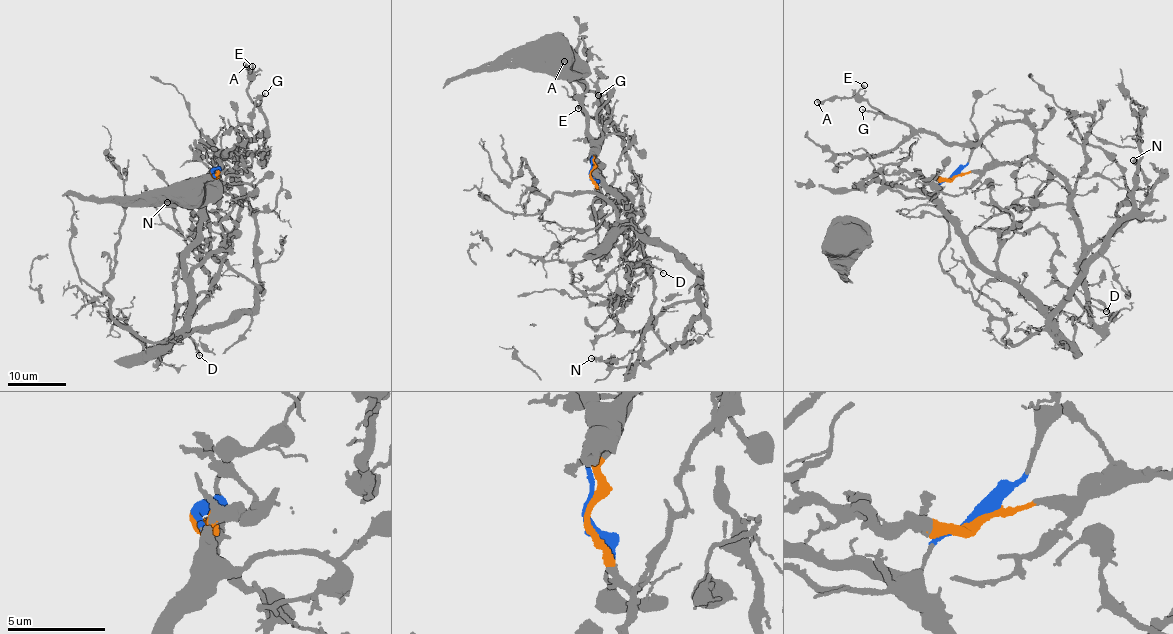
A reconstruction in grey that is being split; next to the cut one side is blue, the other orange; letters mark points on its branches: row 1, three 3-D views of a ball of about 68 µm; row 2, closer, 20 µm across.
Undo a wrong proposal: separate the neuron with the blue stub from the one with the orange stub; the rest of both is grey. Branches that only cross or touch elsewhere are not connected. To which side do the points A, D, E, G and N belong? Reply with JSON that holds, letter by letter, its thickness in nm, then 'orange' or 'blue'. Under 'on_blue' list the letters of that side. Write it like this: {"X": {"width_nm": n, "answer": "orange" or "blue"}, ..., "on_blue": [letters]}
{"A": {"width_nm": 320, "answer": "orange"}, "D": {"width_nm": 130, "answer": "orange"}, "E": {"width_nm": 220, "answer": "orange"}, "G": {"width_nm": 160, "answer": "orange"}, "N": {"width_nm": 150, "answer": "orange"}, "on_blue": []}

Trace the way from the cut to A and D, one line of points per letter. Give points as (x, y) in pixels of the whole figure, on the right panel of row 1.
A: (953, 176), (1024, 159), (1035, 151), (1034, 131), (1004, 121), (977, 142), (942, 142), (865, 101), (816, 102)
D: (953, 176), (992, 169), (1030, 157), (1045, 164), (1066, 188), (1081, 241), (1080, 266), (1088, 302), (1106, 311)

